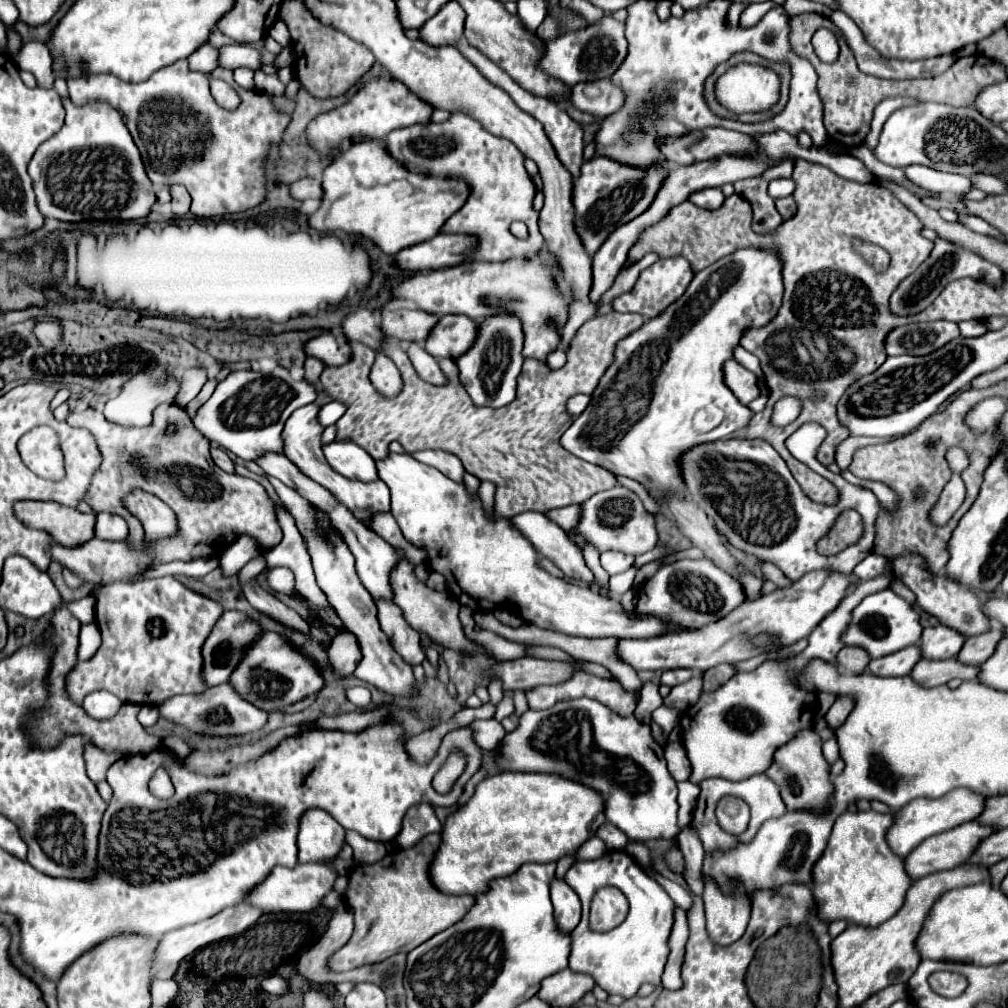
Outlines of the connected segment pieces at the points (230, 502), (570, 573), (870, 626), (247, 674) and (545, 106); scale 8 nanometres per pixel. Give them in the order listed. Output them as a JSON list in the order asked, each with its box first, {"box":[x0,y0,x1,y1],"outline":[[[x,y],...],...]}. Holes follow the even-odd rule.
[{"box":[65,403,283,563],"outline":[[[165,403],[155,409],[153,425],[149,427],[121,427],[107,421],[105,415],[95,409],[69,413],[65,421],[71,427],[87,429],[95,437],[95,443],[103,455],[103,461],[95,471],[91,487],[85,495],[85,503],[89,503],[95,513],[107,511],[121,515],[129,523],[129,545],[143,547],[145,539],[139,519],[123,507],[123,497],[131,489],[143,489],[165,501],[175,511],[179,533],[171,539],[159,541],[159,545],[153,547],[157,561],[169,563],[177,559],[191,561],[201,557],[219,557],[223,549],[227,549],[237,537],[245,533],[255,537],[261,549],[271,549],[281,543],[283,533],[275,515],[275,503],[267,495],[265,487],[249,477],[225,473],[215,463],[211,463],[209,457],[199,457],[207,455],[209,441],[199,431],[195,431],[185,409]],[[167,425],[179,425],[177,433],[169,439],[163,435]],[[173,481],[185,481],[193,497],[187,497]]]},{"box":[511,513,601,593],"outline":[[[523,513],[511,521],[533,543],[537,553],[551,559],[565,573],[565,577],[585,581],[591,589],[601,593],[601,589],[595,585],[591,569],[585,565],[581,549],[545,513]]]},{"box":[843,589,921,659],"outline":[[[891,589],[867,595],[861,605],[855,607],[853,619],[849,623],[847,633],[843,635],[843,641],[847,645],[857,645],[869,651],[871,659],[879,659],[883,655],[891,655],[895,651],[901,651],[909,645],[917,645],[921,639],[921,623],[919,623],[919,613],[909,605],[903,597],[893,593]]]},{"box":[229,633,323,711],"outline":[[[263,633],[257,643],[251,645],[239,667],[231,673],[229,683],[255,707],[263,711],[281,711],[287,705],[319,691],[323,687],[323,677],[317,669],[317,663],[301,653],[287,637],[279,633]]]},{"box":[457,41,583,179],"outline":[[[459,41],[459,43],[457,43],[457,49],[459,49],[491,83],[495,83],[497,87],[505,89],[505,91],[511,95],[511,99],[517,103],[519,109],[523,109],[525,113],[529,113],[531,117],[535,117],[535,119],[545,127],[545,133],[547,133],[547,137],[551,139],[551,143],[553,143],[553,147],[555,147],[555,151],[557,151],[557,157],[561,159],[561,163],[565,165],[565,169],[577,179],[577,177],[579,177],[579,167],[583,165],[583,127],[581,127],[579,123],[575,123],[559,105],[547,101],[545,97],[535,97],[535,95],[527,93],[525,89],[521,89],[507,73],[503,73],[503,69],[495,67],[495,63],[491,63],[491,61],[489,61],[481,51],[477,51],[475,47],[465,45],[465,43]]]}]

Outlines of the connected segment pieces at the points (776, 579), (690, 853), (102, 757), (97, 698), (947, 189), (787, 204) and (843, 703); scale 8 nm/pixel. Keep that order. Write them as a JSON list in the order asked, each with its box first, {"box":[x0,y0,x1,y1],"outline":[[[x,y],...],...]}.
[{"box":[763,563,791,587],"outline":[[[763,563],[763,575],[765,575],[765,579],[773,581],[777,587],[785,587],[785,585],[791,583],[791,581],[787,581],[787,579],[781,575],[781,571],[775,569],[775,565],[771,565],[771,563]]]},{"box":[677,825,703,895],"outline":[[[687,825],[679,835],[677,835],[677,845],[685,857],[685,863],[687,863],[687,885],[689,885],[689,891],[693,895],[702,895],[703,883],[699,881],[701,877],[701,865],[703,865],[703,845],[697,837],[697,833],[693,831],[691,825]]]},{"box":[85,741,127,783],"outline":[[[87,741],[85,743],[85,763],[87,763],[87,775],[91,777],[91,781],[99,783],[99,781],[105,781],[105,773],[107,769],[119,759],[119,757],[125,757],[127,753],[125,751],[103,751],[99,749],[95,743]]]},{"box":[83,691,123,719],"outline":[[[93,691],[89,693],[85,699],[83,699],[83,709],[93,715],[95,719],[105,719],[105,717],[111,717],[119,711],[123,703],[109,691]]]},{"box":[905,165,971,197],"outline":[[[909,165],[905,167],[905,177],[929,191],[937,191],[937,193],[947,193],[951,197],[963,195],[971,189],[971,181],[963,175],[955,175],[955,173],[943,173],[943,171],[935,171],[923,165]]]},{"box":[775,197,797,219],"outline":[[[783,197],[783,199],[777,199],[775,203],[777,203],[777,211],[781,213],[783,219],[789,219],[797,213],[797,203],[793,197]]]},{"box":[825,695,855,729],"outline":[[[845,695],[837,697],[837,701],[831,705],[831,709],[825,715],[829,727],[837,729],[847,719],[847,715],[853,711],[853,707],[855,707],[855,701],[851,697],[845,697]]]}]

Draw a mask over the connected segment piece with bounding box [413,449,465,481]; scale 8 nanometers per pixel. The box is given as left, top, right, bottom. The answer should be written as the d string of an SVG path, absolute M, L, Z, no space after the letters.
M427 449L427 451L417 451L413 457L415 457L417 461L421 461L421 463L425 463L425 465L431 465L431 467L439 469L441 473L445 473L445 475L451 477L453 481L463 481L465 469L463 469L461 461L459 461L453 453Z

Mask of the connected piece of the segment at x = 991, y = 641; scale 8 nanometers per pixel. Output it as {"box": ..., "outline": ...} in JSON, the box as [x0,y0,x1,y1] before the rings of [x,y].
{"box":[957,629,1005,665],"outline":[[[989,629],[985,633],[969,637],[965,641],[961,653],[957,655],[957,659],[965,665],[983,663],[983,659],[989,659],[991,651],[995,651],[995,643],[999,643],[999,639],[1003,639],[1003,635],[1005,635],[1003,629]]]}

